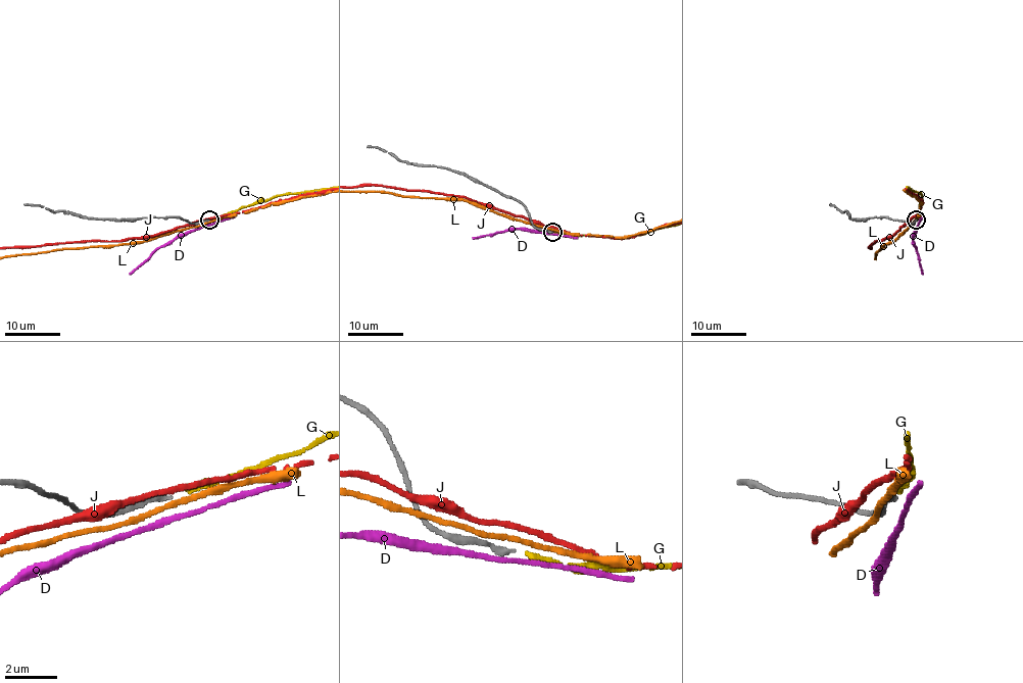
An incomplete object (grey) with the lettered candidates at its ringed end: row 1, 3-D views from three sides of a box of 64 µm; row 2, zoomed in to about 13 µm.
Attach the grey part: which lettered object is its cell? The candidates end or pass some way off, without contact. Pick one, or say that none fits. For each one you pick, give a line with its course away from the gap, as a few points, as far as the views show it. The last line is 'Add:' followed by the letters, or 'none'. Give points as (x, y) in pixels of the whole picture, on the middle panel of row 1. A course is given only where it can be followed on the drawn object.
Add: G

